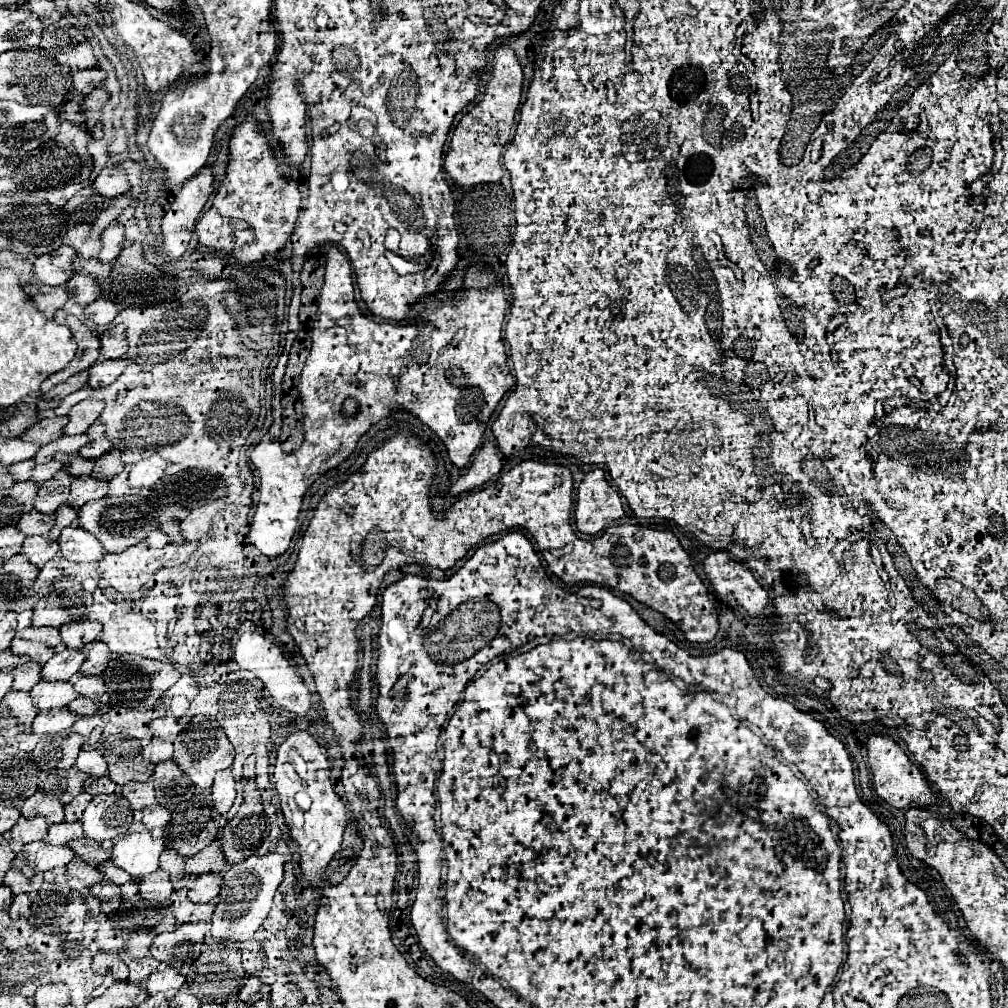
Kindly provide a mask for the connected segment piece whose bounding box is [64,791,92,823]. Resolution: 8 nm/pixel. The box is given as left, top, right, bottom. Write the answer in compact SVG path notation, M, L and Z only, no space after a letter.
M78 793L68 805L66 805L66 817L64 817L64 821L66 823L74 823L74 821L78 821L80 817L82 817L82 811L86 809L86 805L90 803L90 799L92 799L92 795L90 793Z

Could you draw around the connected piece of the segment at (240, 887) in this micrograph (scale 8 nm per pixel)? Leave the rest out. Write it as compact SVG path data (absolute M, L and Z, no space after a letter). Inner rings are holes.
M266 853L266 855L252 855L242 863L230 865L224 877L224 885L220 891L220 903L216 905L212 917L212 939L214 941L246 941L250 939L262 921L266 919L276 889L284 879L284 863L286 857L280 853ZM258 887L258 889L252 889ZM264 887L264 889L260 889Z

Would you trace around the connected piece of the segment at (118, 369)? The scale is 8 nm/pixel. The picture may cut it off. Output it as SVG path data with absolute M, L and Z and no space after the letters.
M116 359L116 361L98 361L94 363L94 367L90 367L90 385L92 387L102 387L102 385L110 385L116 381L116 377L124 371L124 367L128 365L126 359Z

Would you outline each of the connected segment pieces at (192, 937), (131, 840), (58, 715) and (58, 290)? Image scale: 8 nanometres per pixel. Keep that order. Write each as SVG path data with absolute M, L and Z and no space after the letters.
M186 923L172 933L160 933L150 949L150 955L170 967L192 965L200 953L206 939L204 923Z
M150 831L124 835L112 849L112 863L128 871L132 877L144 877L158 869L164 839L154 839Z
M48 709L40 711L32 723L32 733L62 733L76 723L78 715L70 713L68 709Z
M44 285L38 295L34 295L36 307L46 315L46 319L54 319L56 311L66 305L70 299L70 293L66 287L48 287Z

